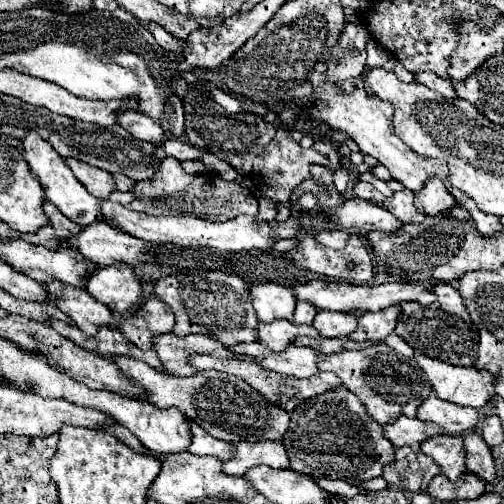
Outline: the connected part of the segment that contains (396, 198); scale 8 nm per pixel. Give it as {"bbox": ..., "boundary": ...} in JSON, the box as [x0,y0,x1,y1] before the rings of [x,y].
{"bbox":[384,189,424,223],"boundary":[[[410,189],[396,191],[392,197],[384,201],[384,207],[400,221],[400,223],[422,223],[424,215],[414,207],[414,193]]]}

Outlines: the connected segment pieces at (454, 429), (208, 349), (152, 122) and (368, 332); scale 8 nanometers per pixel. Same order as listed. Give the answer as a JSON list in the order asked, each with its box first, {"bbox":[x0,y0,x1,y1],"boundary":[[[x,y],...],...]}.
[{"bbox":[418,393,474,435],"boundary":[[[434,393],[420,405],[418,409],[418,419],[420,421],[432,421],[448,435],[466,435],[464,425],[474,423],[474,409],[472,407],[460,407],[452,405],[448,401],[438,399]]]},{"bbox":[154,333,240,377],"boundary":[[[172,333],[158,335],[154,337],[154,347],[164,369],[170,375],[176,377],[188,377],[194,375],[198,369],[190,365],[190,357],[194,353],[204,353],[204,355],[214,355],[214,357],[240,357],[234,351],[230,351],[224,343],[210,339],[208,335],[186,335],[186,337],[176,337]]]},{"bbox":[118,111,168,145],"boundary":[[[122,111],[118,113],[118,121],[120,127],[124,127],[128,133],[132,133],[136,139],[142,141],[150,141],[154,145],[162,145],[168,135],[166,131],[160,127],[160,123],[156,123],[156,119],[142,115],[142,111]]]},{"bbox":[348,307,400,343],"boundary":[[[388,307],[378,313],[364,313],[358,319],[358,329],[348,335],[352,341],[374,341],[380,343],[384,341],[396,327],[396,319],[400,315],[400,307]]]}]

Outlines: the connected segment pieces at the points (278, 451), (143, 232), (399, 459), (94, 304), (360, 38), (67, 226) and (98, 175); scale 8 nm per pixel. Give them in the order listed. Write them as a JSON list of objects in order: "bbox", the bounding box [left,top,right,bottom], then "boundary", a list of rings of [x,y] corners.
[{"bbox":[224,441,288,475],"boundary":[[[240,441],[236,445],[236,457],[224,463],[224,471],[228,475],[244,475],[244,471],[258,467],[258,465],[268,465],[274,469],[288,469],[288,455],[282,443],[276,441],[262,441],[262,443],[250,443],[250,441]]]},{"bbox":[100,201,302,251],"boundary":[[[100,201],[102,205],[102,215],[106,223],[112,227],[118,227],[134,237],[140,237],[144,241],[152,243],[174,243],[180,247],[212,247],[218,251],[252,251],[252,249],[270,249],[276,241],[282,239],[296,239],[302,231],[302,225],[298,219],[290,217],[288,221],[258,221],[256,217],[248,215],[238,215],[236,219],[230,219],[226,223],[212,223],[204,219],[196,219],[192,215],[170,215],[170,217],[150,217],[146,213],[136,213],[126,209],[120,203],[112,201]]]},{"bbox":[382,447,440,493],"boundary":[[[400,447],[400,449],[396,449],[396,461],[392,465],[384,467],[382,477],[388,481],[390,487],[406,489],[406,491],[412,491],[412,493],[424,493],[428,483],[436,477],[436,473],[440,473],[440,467],[436,471],[436,461],[434,459],[430,459],[424,453],[414,453],[410,447]]]},{"bbox":[44,281,112,337],"boundary":[[[48,281],[44,287],[48,293],[56,295],[56,307],[64,311],[88,337],[96,337],[100,327],[112,327],[112,311],[104,303],[96,301],[86,289],[72,285],[66,287],[60,281]]]},{"bbox":[328,23,370,83],"boundary":[[[346,23],[336,47],[332,47],[332,59],[328,59],[328,79],[340,83],[360,77],[366,67],[366,43],[370,35],[362,23]]]},{"bbox":[44,203,80,241],"boundary":[[[44,203],[44,213],[48,215],[50,225],[52,225],[54,231],[56,231],[56,239],[58,239],[58,241],[66,241],[66,239],[74,237],[74,233],[80,231],[80,227],[74,229],[76,225],[74,225],[68,217],[64,217],[52,203]]]},{"bbox":[64,159,114,199],"boundary":[[[66,159],[64,163],[72,169],[76,179],[86,187],[90,195],[98,199],[106,199],[114,191],[114,179],[108,171],[100,171],[98,167],[80,163],[78,159]]]}]

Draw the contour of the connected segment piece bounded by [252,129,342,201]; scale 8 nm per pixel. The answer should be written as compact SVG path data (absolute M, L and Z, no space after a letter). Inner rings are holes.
M278 129L276 137L266 145L266 151L254 159L252 173L260 191L266 197L270 197L272 201L288 201L294 187L298 187L310 177L310 165L324 165L336 171L342 165L342 155L330 143L324 141L316 141L310 149L302 149L298 141L292 141L288 137L286 129Z

